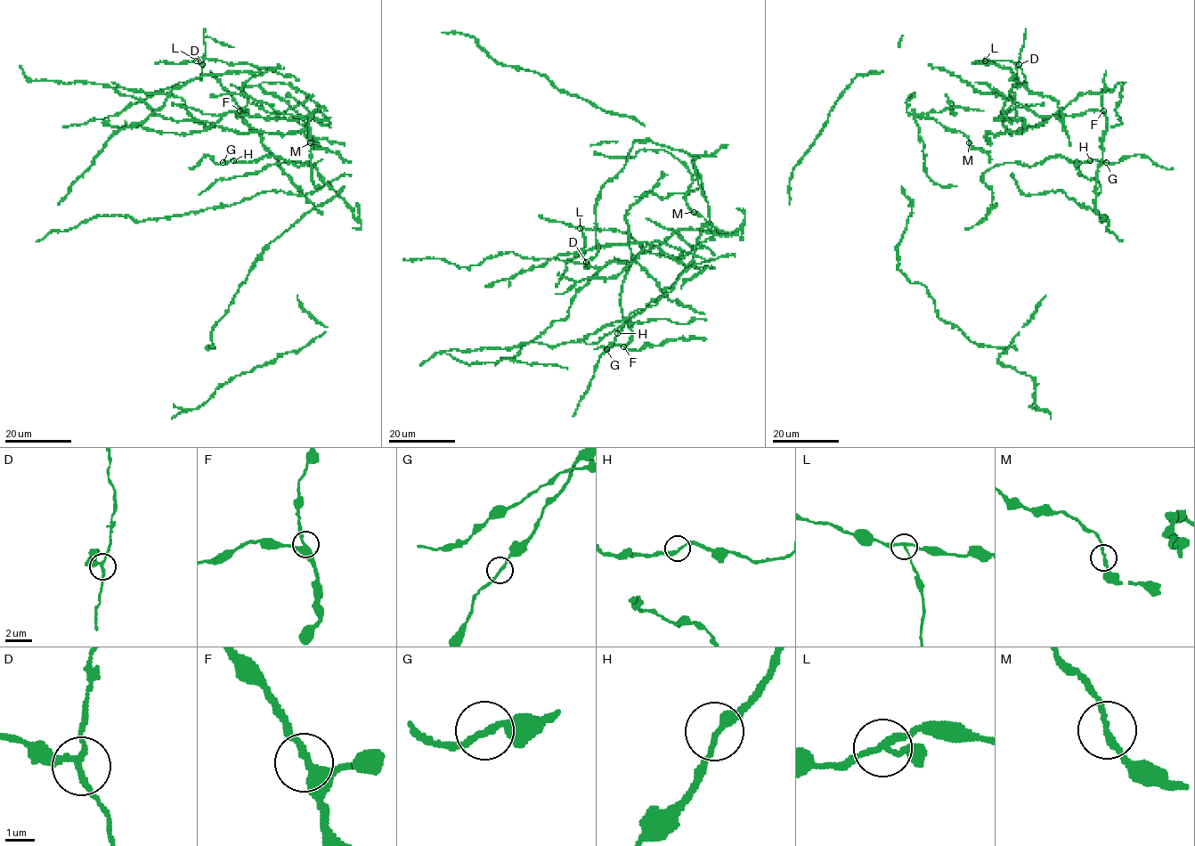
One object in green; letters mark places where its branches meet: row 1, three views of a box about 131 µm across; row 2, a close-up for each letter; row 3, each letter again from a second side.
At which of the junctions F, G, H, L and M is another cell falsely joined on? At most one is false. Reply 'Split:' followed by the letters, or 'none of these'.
Split: L

